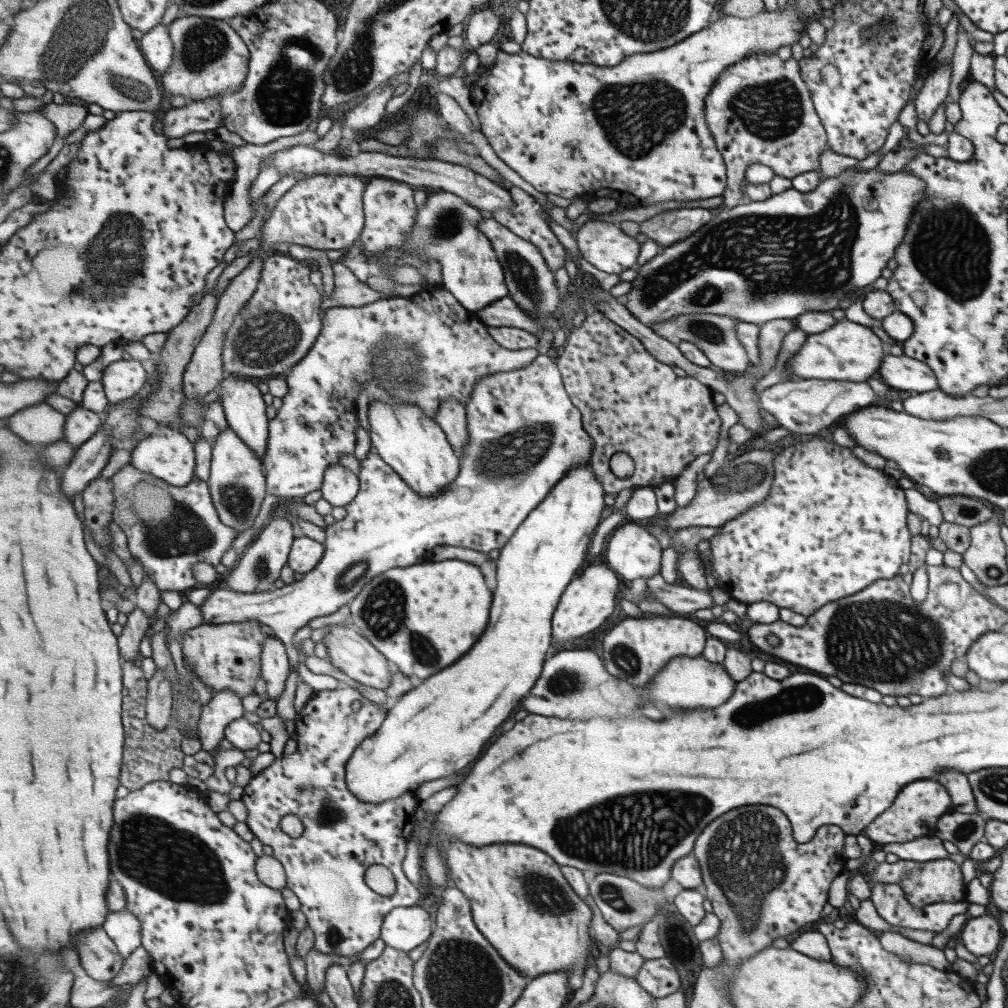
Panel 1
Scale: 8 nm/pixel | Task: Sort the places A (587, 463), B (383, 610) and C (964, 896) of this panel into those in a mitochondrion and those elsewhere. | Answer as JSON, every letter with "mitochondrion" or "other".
{"A":"other","B":"mitochondrion","C":"other"}

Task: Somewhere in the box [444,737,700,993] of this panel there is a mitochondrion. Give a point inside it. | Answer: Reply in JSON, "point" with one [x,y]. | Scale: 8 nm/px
{"point":[543,893]}

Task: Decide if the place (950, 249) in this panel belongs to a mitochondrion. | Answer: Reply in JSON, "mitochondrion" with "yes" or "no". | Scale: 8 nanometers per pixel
{"mitochondrion":"yes"}

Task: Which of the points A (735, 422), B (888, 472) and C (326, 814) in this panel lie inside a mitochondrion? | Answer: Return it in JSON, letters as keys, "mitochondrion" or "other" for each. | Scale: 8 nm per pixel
{"A":"other","B":"other","C":"mitochondrion"}

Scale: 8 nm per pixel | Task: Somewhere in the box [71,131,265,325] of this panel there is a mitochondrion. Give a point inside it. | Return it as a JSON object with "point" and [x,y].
{"point":[117,255]}

